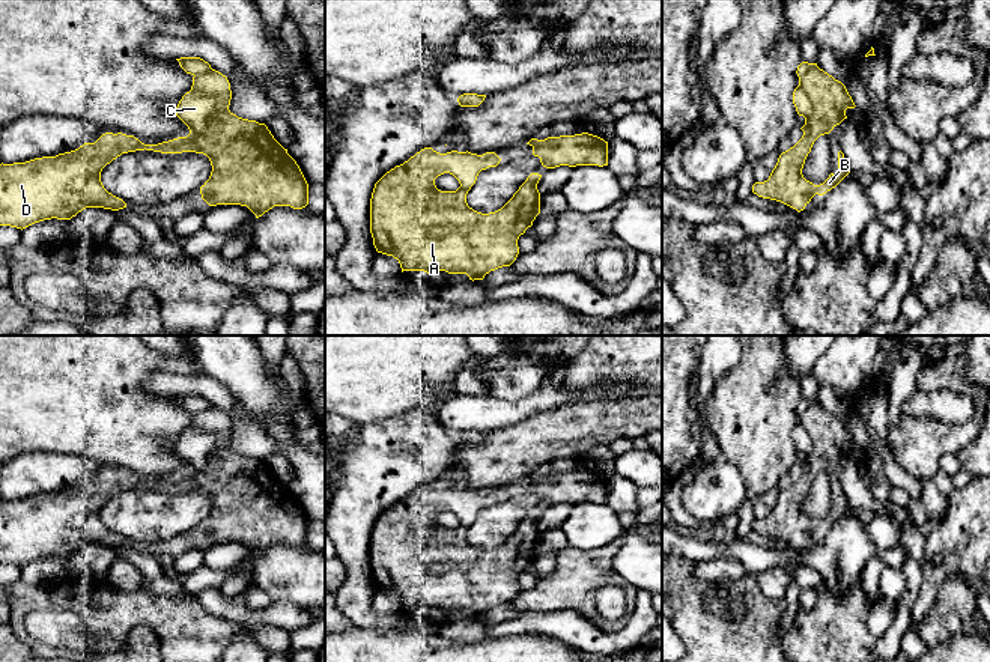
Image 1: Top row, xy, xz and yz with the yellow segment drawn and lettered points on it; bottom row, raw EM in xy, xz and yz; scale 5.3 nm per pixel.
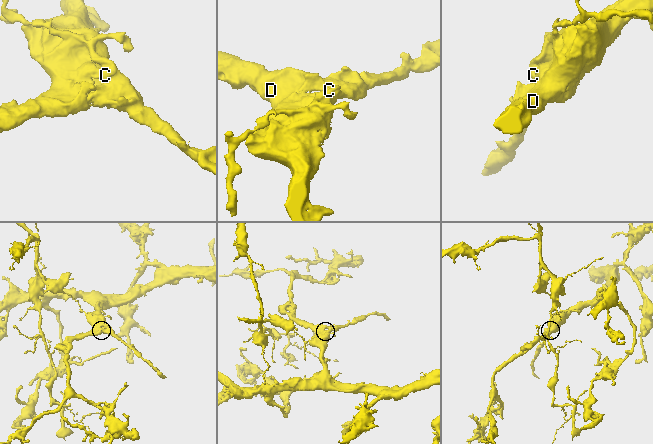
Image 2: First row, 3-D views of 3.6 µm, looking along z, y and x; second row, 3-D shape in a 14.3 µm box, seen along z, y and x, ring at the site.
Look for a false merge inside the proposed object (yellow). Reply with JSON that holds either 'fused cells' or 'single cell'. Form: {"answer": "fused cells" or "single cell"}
{"answer": "fused cells"}

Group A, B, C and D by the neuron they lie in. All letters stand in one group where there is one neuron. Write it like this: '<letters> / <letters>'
A B D / C

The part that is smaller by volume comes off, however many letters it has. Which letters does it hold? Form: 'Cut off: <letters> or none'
Cut off: C

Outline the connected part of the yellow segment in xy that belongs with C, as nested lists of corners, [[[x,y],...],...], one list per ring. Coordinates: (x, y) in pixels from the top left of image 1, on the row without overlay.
[[[197,427],[187,429],[176,444],[176,453],[188,463],[190,469],[203,471],[218,438]]]

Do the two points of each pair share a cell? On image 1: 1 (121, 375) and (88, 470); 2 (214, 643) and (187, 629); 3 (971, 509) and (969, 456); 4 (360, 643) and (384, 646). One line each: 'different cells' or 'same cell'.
1: different cells
2: same cell
3: different cells
4: same cell

